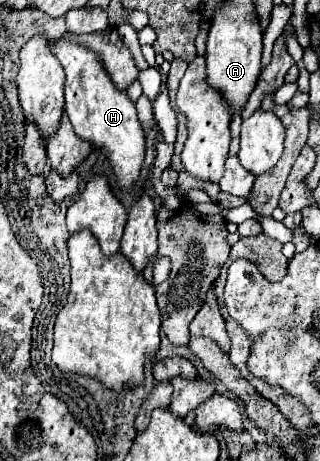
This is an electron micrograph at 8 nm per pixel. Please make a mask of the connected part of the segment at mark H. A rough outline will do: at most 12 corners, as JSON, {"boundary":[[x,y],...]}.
{"boundary":[[64,32],[74,132],[104,154],[122,188],[144,162],[136,106],[98,54]]}

